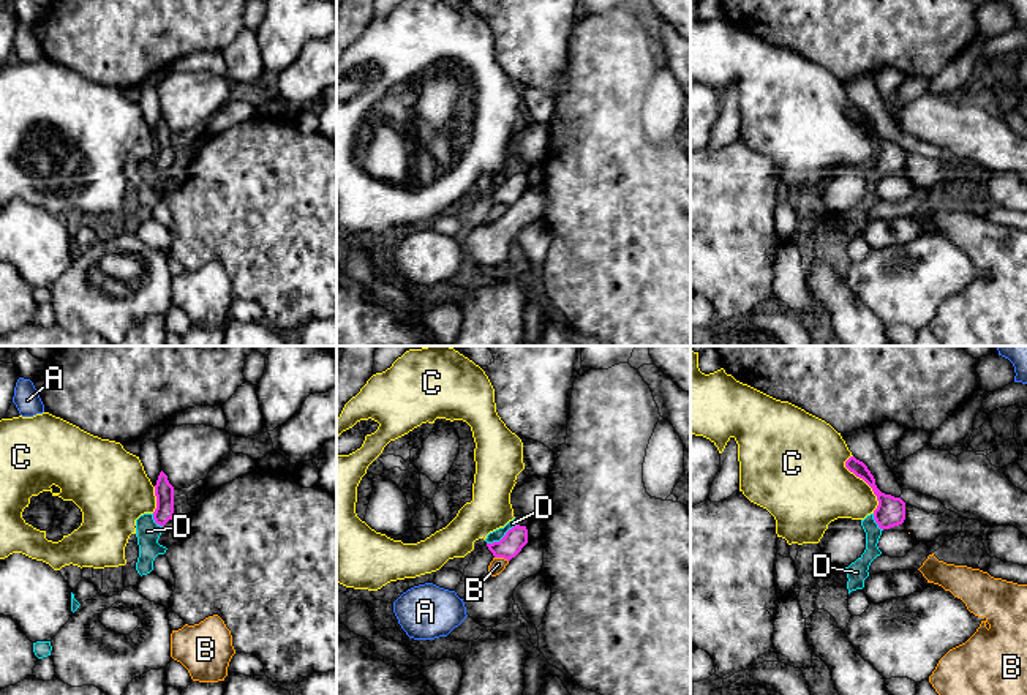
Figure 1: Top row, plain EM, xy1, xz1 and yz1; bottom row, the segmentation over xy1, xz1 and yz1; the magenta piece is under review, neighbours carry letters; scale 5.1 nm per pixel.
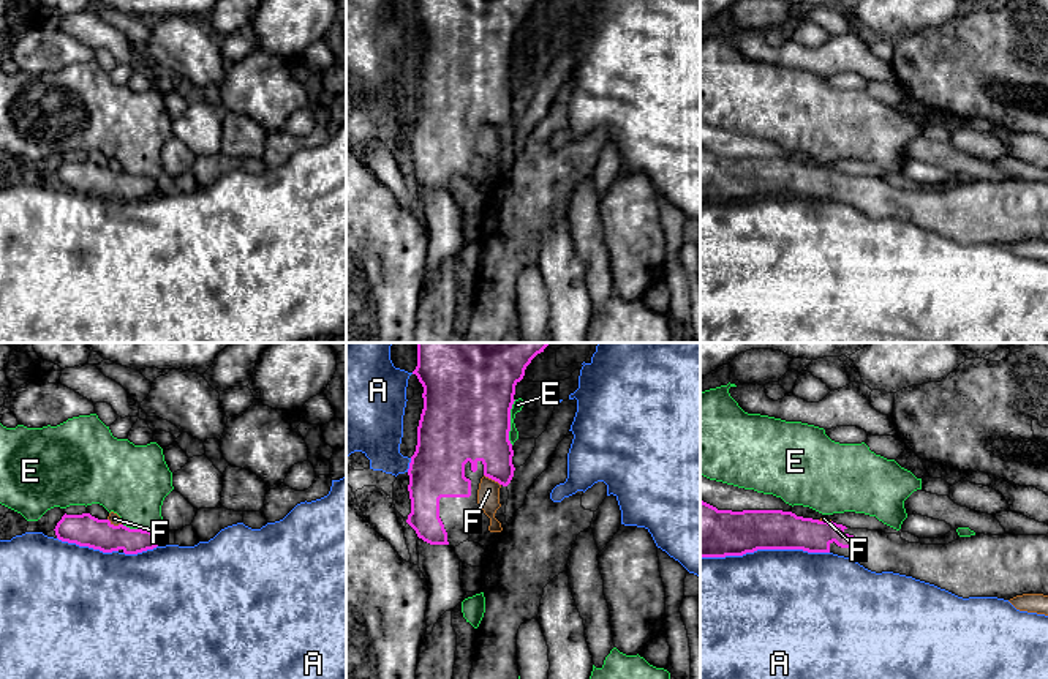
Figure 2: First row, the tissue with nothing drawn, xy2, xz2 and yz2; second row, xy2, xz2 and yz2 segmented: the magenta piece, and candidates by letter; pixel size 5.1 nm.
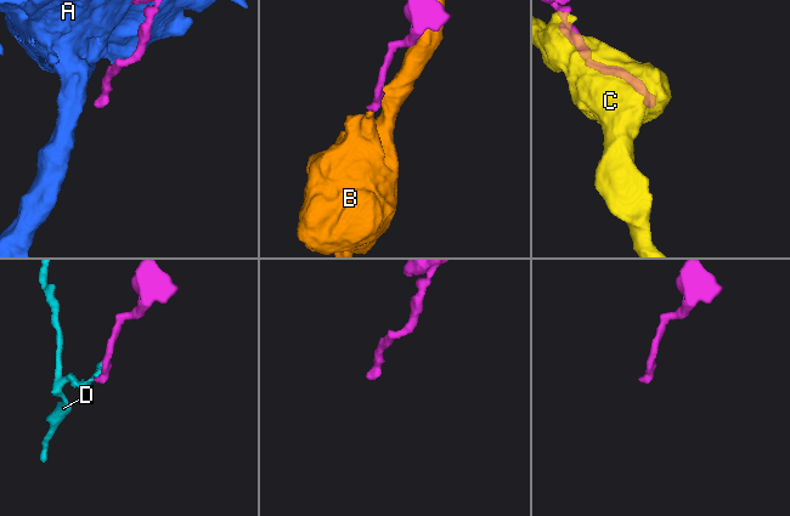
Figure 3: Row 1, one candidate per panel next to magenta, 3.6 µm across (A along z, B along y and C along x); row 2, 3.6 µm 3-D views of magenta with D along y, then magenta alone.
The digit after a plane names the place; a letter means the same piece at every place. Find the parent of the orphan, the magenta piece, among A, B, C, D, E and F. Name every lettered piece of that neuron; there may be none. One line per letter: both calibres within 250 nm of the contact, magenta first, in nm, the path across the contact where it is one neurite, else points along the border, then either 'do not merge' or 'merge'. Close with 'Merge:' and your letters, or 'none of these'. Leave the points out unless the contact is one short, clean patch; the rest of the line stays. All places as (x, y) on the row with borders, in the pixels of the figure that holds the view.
A: calibres 240 and 500 nm; do not merge
B: calibres 110 and 80 nm; border xz1 (495, 556), (503, 556), (507, 561); do not merge
C: calibres 150 and 360 nm; do not merge
D: calibres 110 and 60 nm; border xz1 (517, 523), (498, 540), (487, 544); do not merge
E: calibres 460 and 50 nm; do not merge
F: calibres 300 and 110 nm; border xz2 (484, 474), (500, 485); do not merge
Merge: none of these

